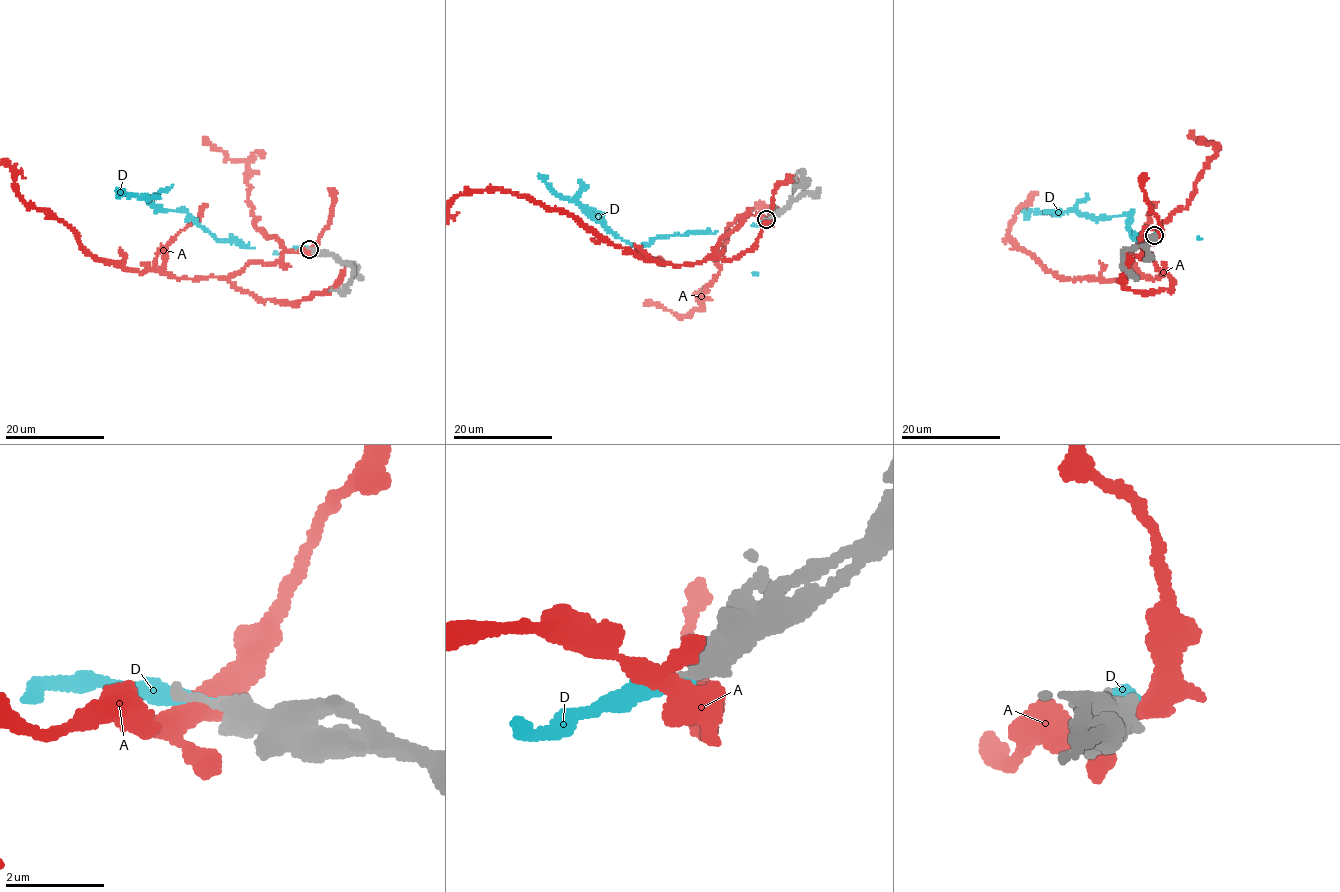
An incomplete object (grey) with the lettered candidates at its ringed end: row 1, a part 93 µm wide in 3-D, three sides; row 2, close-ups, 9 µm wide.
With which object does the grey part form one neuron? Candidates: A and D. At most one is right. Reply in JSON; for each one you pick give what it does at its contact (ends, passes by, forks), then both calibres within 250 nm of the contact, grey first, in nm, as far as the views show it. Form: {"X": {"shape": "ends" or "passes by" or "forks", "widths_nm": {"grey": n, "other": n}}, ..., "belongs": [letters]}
{"D": {"shape": "ends", "widths_nm": {"grey": 360, "other": 380}}, "belongs": ["D"]}

